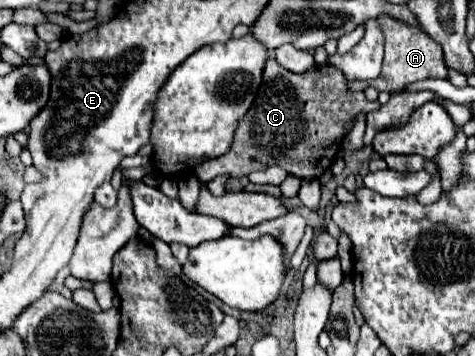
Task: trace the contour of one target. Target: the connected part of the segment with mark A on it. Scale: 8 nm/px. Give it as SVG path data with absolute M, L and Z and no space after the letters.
M379 17L377 23L385 35L385 59L383 59L381 75L375 81L371 81L373 87L377 87L379 91L397 93L407 89L411 83L417 83L423 79L431 79L431 77L447 79L443 51L431 37L427 37L425 31L403 25L391 17Z

